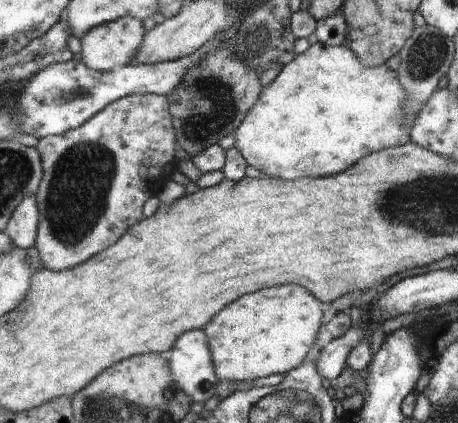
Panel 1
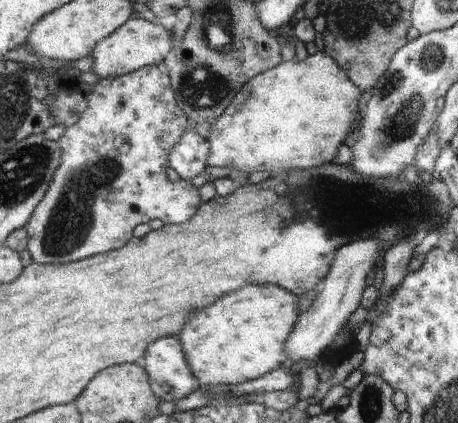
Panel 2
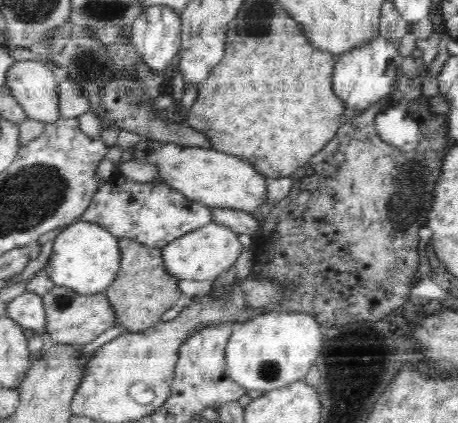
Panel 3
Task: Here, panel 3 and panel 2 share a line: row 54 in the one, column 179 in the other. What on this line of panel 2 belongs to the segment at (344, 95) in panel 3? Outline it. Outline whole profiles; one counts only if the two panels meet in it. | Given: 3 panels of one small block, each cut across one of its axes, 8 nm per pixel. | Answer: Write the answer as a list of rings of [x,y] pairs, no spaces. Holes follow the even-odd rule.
[[[164,337],[152,343],[142,366],[160,400],[181,401],[201,386],[178,337]]]

